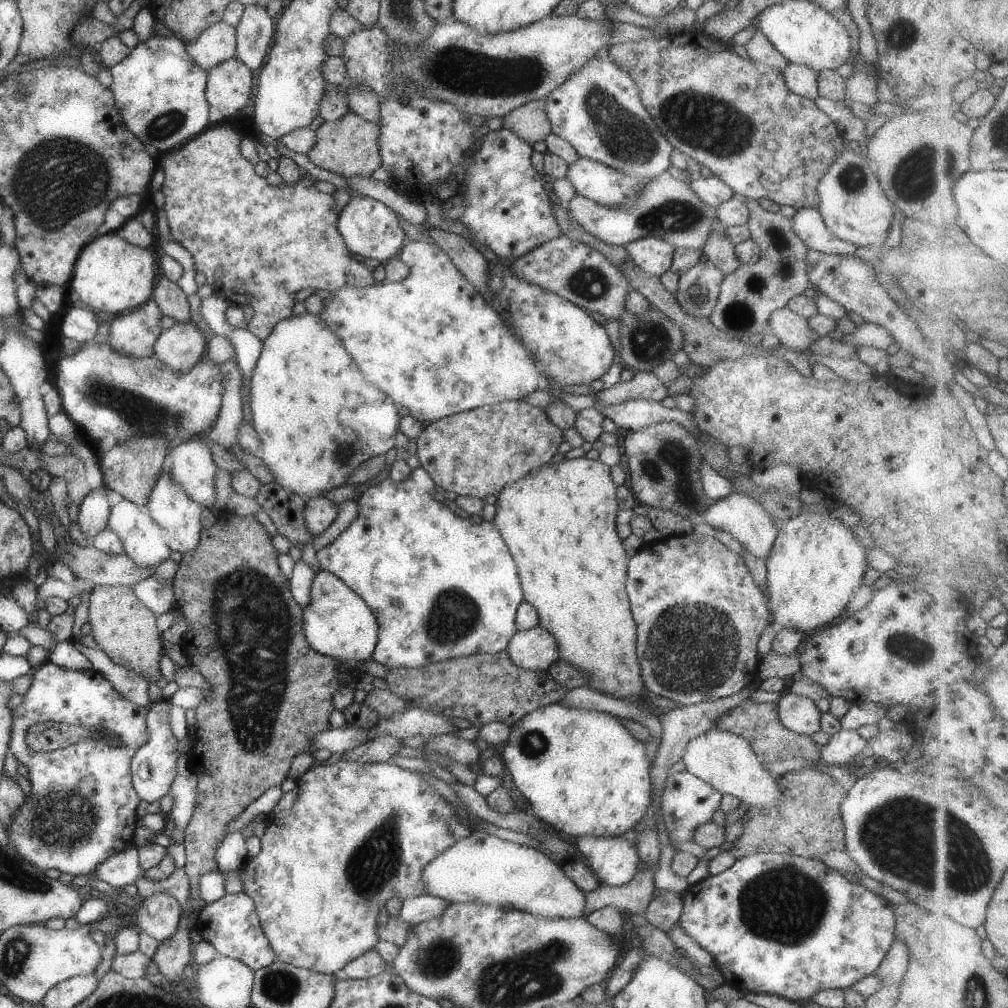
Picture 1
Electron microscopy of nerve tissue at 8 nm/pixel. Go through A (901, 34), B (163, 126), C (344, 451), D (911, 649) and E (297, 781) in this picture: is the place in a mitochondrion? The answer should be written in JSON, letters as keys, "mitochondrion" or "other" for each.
{"A":"mitochondrion","B":"mitochondrion","C":"mitochondrion","D":"mitochondrion","E":"other"}

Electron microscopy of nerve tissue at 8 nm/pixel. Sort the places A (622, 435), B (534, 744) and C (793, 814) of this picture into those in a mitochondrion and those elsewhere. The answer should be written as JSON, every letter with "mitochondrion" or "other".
{"A":"other","B":"mitochondrion","C":"other"}

